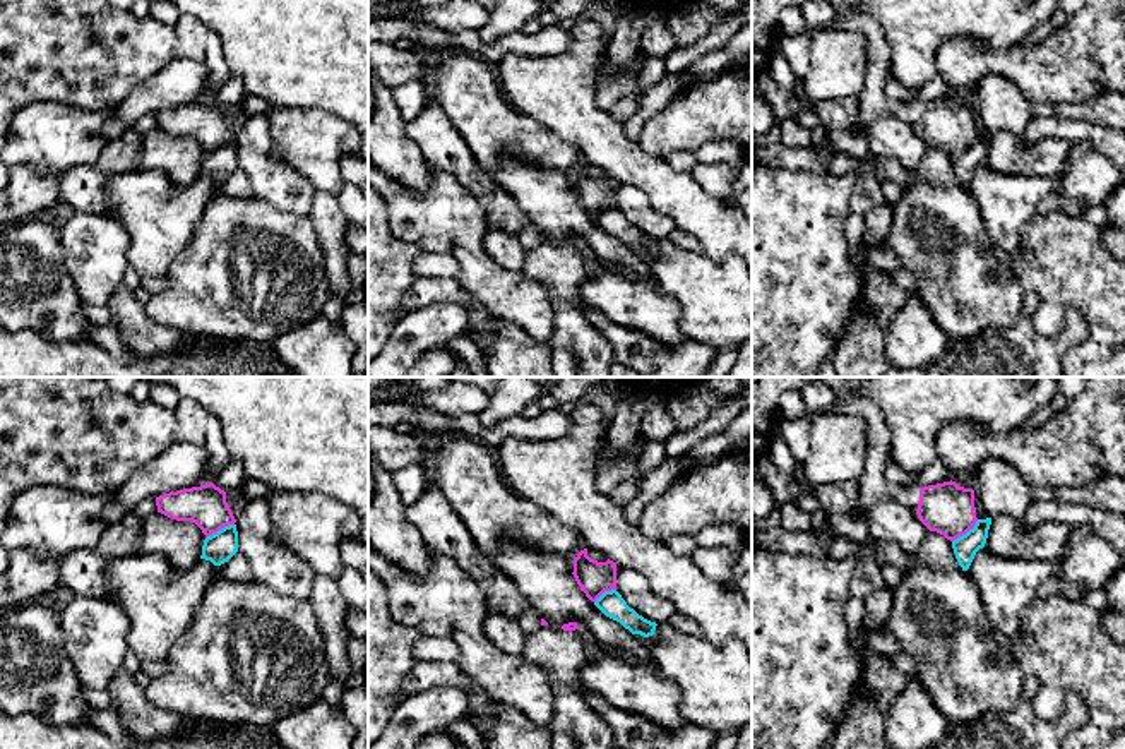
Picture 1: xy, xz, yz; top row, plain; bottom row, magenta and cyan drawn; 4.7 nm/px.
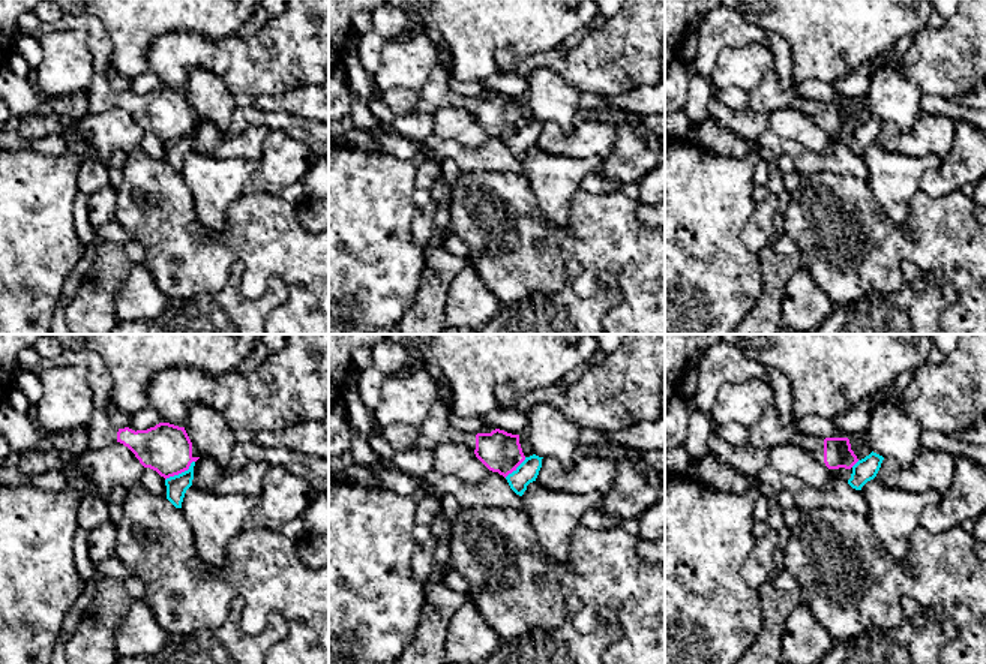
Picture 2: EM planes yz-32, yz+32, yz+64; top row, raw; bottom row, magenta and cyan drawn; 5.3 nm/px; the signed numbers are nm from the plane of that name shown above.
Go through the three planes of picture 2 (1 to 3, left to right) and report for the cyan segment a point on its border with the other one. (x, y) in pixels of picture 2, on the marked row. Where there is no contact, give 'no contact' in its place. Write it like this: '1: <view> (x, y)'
1: yz-32 (180, 472)
2: yz+32 (515, 468)
3: yz+64 (854, 463)

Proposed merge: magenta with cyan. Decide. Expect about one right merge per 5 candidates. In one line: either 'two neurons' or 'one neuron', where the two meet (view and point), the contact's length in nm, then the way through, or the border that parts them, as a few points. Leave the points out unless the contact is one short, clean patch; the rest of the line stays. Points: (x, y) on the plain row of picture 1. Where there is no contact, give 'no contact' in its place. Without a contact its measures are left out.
two neurons | yz (966, 148) | 170 nm | along yz (978, 136), (952, 158)

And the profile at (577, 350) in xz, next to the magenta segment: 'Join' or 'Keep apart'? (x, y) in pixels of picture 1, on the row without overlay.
Join

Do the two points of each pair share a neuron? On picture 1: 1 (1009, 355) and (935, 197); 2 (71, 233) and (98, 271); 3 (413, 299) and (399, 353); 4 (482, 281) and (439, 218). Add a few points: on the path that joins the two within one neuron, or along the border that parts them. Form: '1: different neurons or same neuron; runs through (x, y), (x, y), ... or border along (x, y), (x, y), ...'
1: different neurons; border along (1019, 319), (1009, 328), (983, 329), (958, 340)
2: same neuron; runs through (79, 242), (96, 263)
3: different neurons; border along (449, 300), (435, 300), (415, 307), (403, 316)
4: same neuron; runs through (476, 266), (466, 245), (454, 233)

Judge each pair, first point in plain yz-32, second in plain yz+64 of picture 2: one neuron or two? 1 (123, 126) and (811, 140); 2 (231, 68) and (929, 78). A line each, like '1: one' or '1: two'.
1: one
2: one

